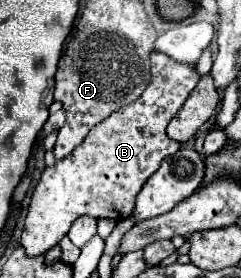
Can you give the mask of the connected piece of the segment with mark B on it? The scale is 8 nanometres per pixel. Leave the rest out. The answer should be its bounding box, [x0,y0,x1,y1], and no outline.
[21,52,199,256]

